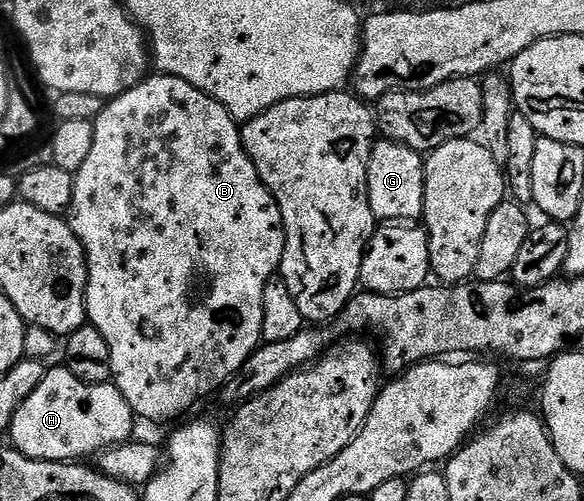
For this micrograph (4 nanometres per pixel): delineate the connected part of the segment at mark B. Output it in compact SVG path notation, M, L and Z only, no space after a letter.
M152 74L105 103L102 114L94 121L94 146L86 162L74 174L74 198L66 217L74 234L82 242L88 259L88 285L86 286L86 320L106 338L110 346L111 383L130 402L133 412L141 421L172 420L188 412L203 396L223 389L239 372L262 341L262 290L278 272L284 253L284 223L278 202L262 182L252 159L244 149L241 125L210 94L182 82L182 78Z

